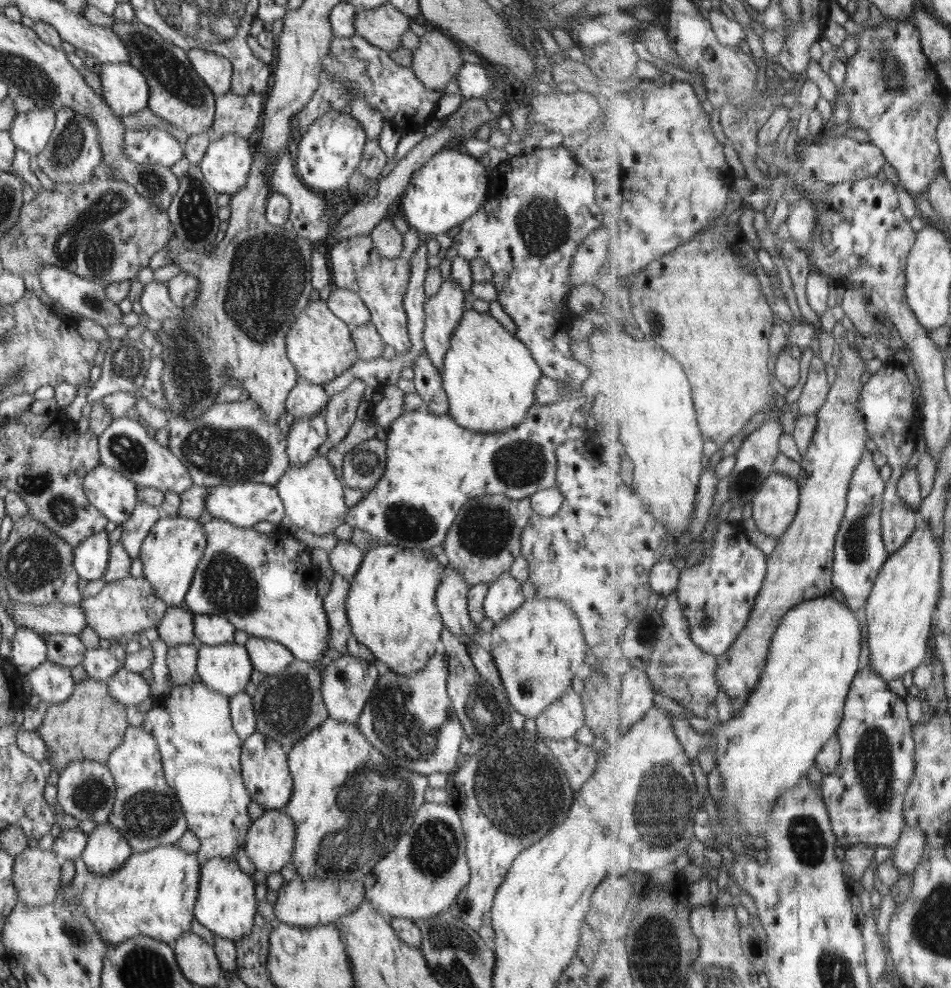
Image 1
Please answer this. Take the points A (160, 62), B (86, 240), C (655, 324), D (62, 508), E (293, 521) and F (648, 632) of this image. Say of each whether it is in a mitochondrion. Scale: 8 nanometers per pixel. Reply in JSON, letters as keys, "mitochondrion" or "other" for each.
{"A":"mitochondrion","B":"mitochondrion","C":"mitochondrion","D":"mitochondrion","E":"other","F":"mitochondrion"}

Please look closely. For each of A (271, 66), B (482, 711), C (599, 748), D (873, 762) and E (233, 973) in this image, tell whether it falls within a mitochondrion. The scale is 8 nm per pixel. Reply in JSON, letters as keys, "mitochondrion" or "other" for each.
{"A":"other","B":"mitochondrion","C":"other","D":"mitochondrion","E":"other"}

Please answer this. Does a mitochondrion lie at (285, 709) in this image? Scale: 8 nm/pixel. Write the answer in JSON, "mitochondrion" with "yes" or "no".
{"mitochondrion":"yes"}

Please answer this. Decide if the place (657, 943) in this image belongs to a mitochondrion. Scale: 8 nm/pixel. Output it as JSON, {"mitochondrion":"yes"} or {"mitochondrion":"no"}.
{"mitochondrion":"yes"}

